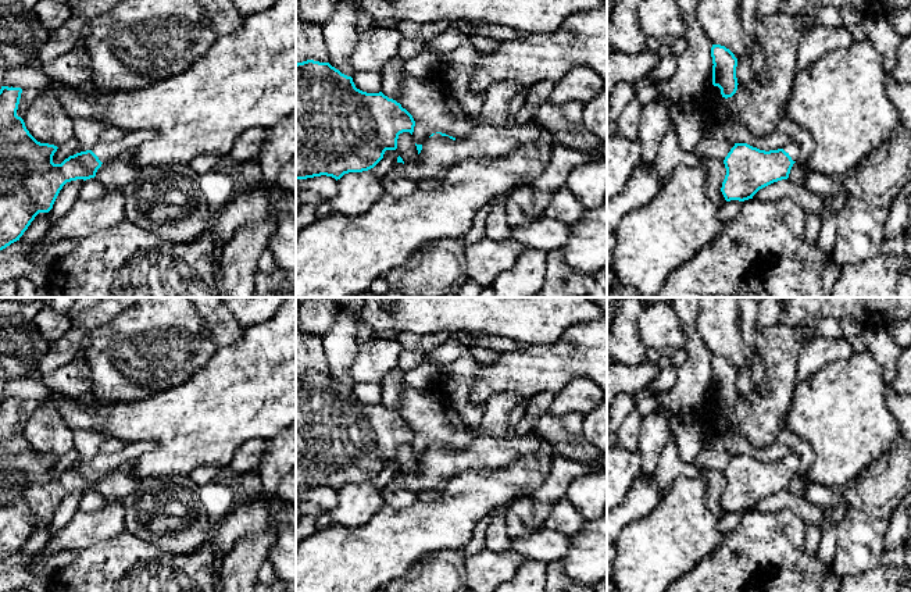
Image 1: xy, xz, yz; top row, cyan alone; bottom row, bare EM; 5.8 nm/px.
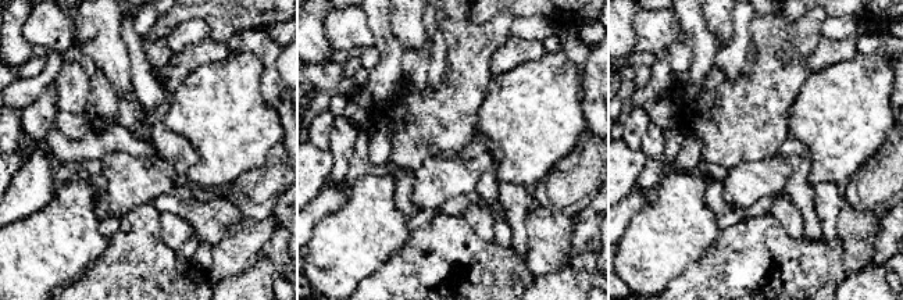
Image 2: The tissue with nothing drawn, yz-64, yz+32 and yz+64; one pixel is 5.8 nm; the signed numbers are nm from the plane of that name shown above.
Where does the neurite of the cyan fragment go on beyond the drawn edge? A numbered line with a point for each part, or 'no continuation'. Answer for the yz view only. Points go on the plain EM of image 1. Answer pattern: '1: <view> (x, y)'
1: yz (793, 462)

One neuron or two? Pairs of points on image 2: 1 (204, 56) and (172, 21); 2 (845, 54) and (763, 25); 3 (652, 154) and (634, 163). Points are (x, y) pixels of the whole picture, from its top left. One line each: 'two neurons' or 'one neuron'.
1: two neurons
2: two neurons
3: two neurons

